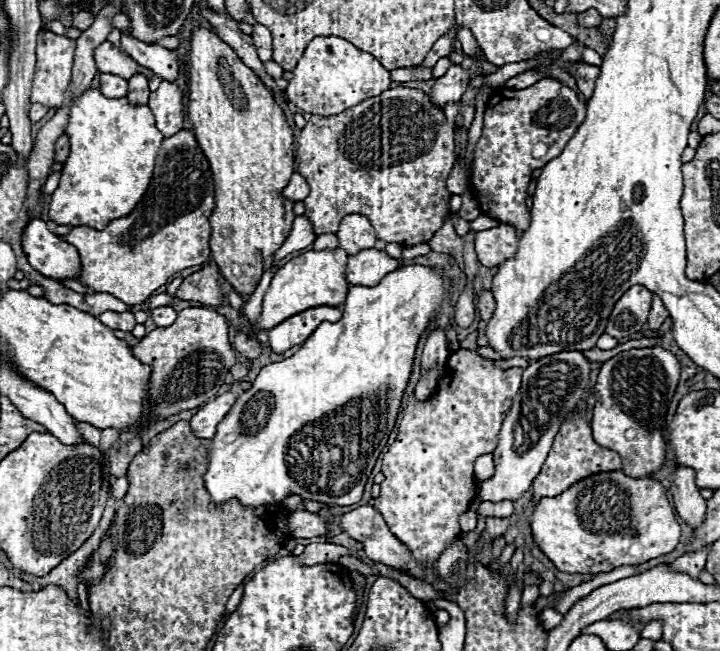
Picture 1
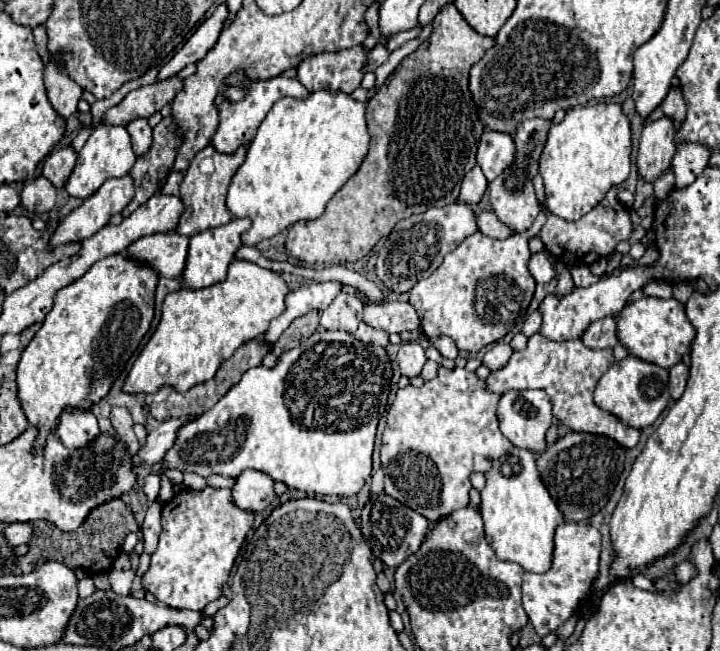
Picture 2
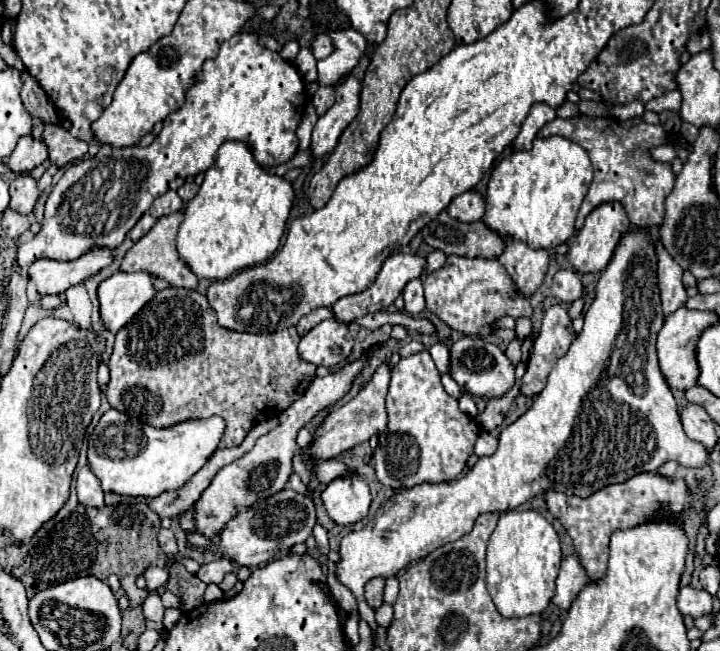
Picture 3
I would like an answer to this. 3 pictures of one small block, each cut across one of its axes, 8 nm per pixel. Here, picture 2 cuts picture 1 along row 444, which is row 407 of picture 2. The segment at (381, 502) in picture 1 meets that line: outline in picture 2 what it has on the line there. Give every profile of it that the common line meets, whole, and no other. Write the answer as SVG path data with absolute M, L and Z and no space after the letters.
M438 366L436 378L424 382L424 386L416 388L408 384L406 388L398 388L394 402L388 410L380 448L382 470L386 474L384 476L386 494L400 500L402 504L408 504L412 510L420 512L430 522L468 506L468 492L472 488L470 474L488 472L492 468L492 460L512 450L512 442L498 430L496 420L498 400L500 396L484 392L484 380L476 378L476 374L468 372L466 368L450 370Z

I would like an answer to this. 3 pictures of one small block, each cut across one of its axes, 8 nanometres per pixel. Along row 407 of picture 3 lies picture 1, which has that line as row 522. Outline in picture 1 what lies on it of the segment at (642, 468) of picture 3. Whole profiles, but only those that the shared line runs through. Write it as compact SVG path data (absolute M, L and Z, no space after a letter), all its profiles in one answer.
M622 470L588 476L588 480L576 482L568 492L540 500L530 516L530 526L542 552L558 570L568 574L602 574L622 566L638 566L652 558L670 554L680 542L680 526L676 522L674 508L666 498L664 486L654 478L628 478Z

